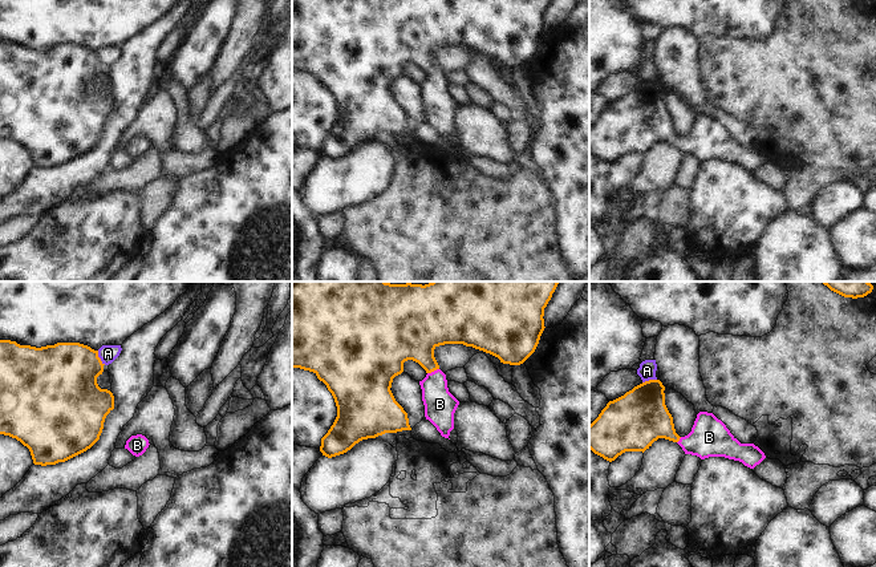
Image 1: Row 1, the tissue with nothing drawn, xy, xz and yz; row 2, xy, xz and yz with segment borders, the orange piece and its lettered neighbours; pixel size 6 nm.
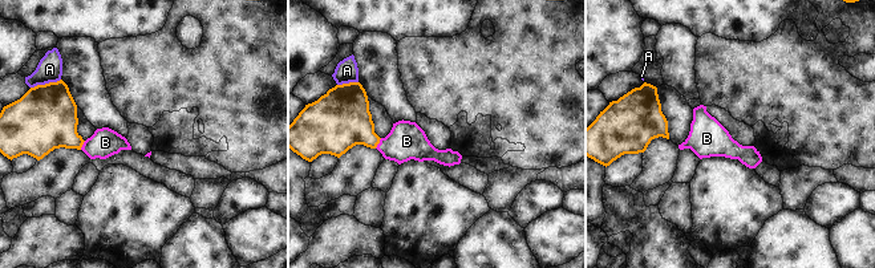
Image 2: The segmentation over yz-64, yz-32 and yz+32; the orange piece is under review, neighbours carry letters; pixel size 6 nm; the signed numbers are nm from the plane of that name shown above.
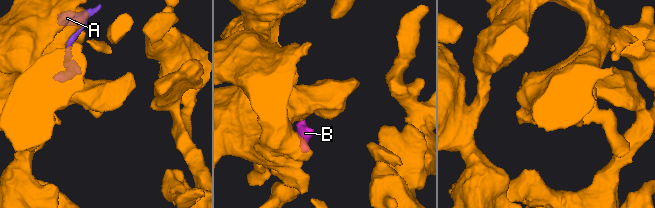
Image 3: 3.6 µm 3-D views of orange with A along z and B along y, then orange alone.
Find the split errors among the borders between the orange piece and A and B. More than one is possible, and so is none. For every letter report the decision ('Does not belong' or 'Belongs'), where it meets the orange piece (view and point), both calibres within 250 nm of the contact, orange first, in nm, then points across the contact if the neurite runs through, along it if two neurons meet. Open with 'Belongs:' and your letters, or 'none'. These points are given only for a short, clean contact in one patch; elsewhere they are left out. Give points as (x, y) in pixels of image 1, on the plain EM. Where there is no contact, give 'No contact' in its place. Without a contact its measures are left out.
Belongs: B
A: Does not belong. Touches orange at xy (98, 60). Thickness 420 nm (orange) against 110 nm
B: Belongs. Touches orange at xz (433, 73). Thickness 300 nm (orange) against 190 nm. Path across: xz (413, 37), (433, 73), (434, 94), (439, 106)

